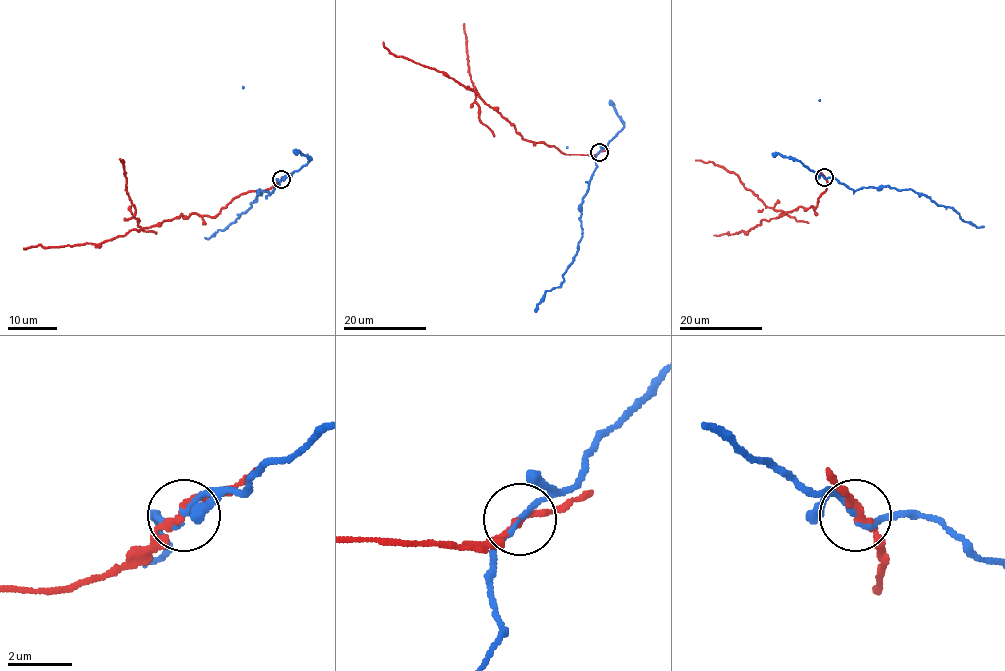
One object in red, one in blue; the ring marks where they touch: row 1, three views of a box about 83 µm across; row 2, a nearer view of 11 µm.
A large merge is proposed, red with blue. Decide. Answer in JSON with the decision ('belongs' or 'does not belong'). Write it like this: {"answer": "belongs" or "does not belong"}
{"answer": "does not belong"}

